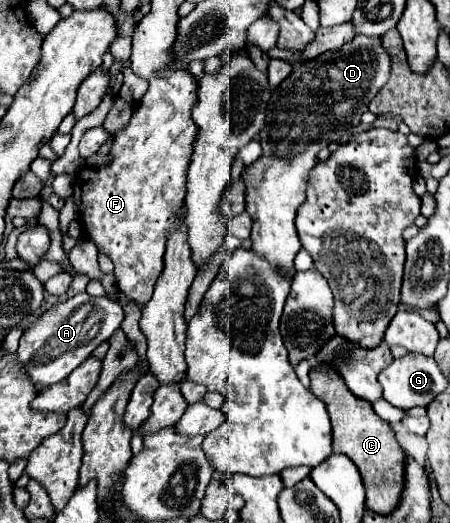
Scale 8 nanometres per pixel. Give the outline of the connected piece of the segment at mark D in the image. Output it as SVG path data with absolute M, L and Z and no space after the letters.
M355 36L335 52L293 66L293 72L271 90L267 122L261 136L263 156L243 170L247 212L253 218L251 250L283 276L293 276L293 260L301 250L295 230L297 208L305 200L305 180L317 154L359 126L369 102L389 80L389 54L379 38Z

